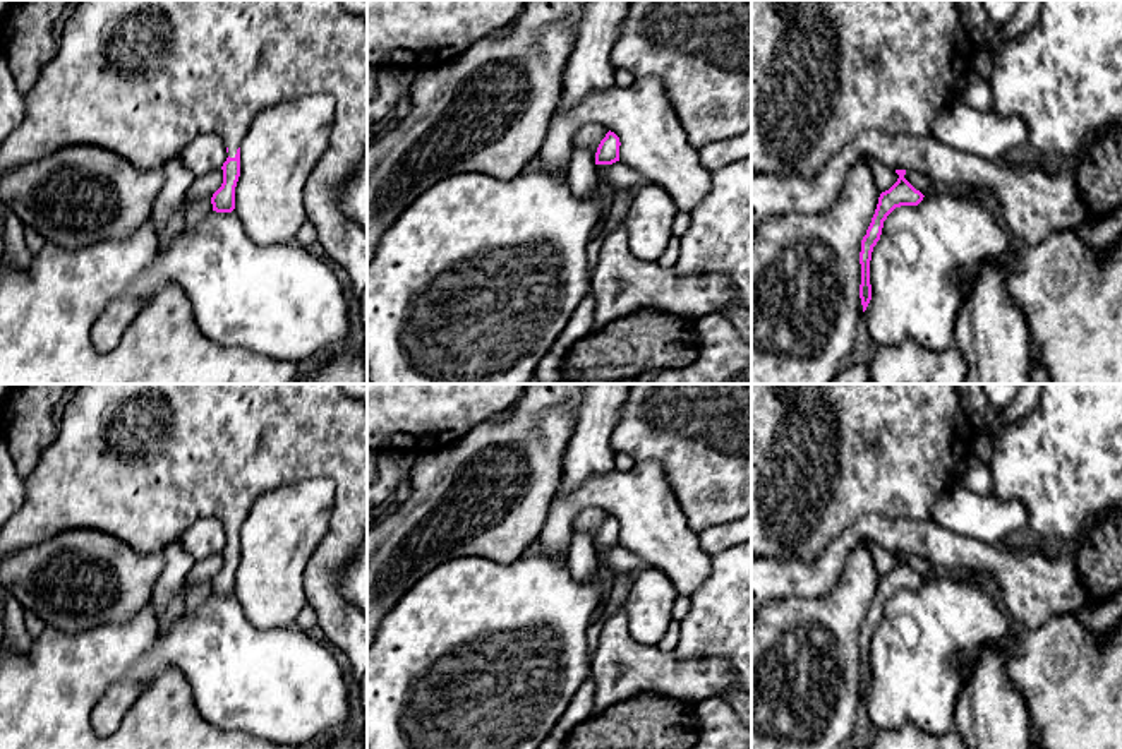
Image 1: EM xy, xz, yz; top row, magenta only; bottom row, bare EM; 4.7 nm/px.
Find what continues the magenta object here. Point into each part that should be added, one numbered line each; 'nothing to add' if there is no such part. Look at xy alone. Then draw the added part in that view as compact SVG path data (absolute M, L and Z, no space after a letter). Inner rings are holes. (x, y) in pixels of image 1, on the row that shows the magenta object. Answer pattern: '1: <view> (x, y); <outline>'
1: xy (141, 77); M82 0L63 26L58 53L46 63L34 87L26 94L26 117L0 142L0 173L46 158L63 146L87 144L110 149L139 170L163 170L163 166L196 137L218 134L235 158L250 123L266 108L287 99L311 94L329 94L335 101L335 122L328 149L317 161L304 189L304 211L317 228L317 250L328 257L348 279L350 290L360 297L367 285L367 235L338 209L336 187L350 175L352 166L367 151L367 22L343 9L340 0Z

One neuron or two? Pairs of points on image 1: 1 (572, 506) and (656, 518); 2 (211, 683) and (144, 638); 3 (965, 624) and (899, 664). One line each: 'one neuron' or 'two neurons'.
1: one neuron
2: two neurons
3: one neuron

